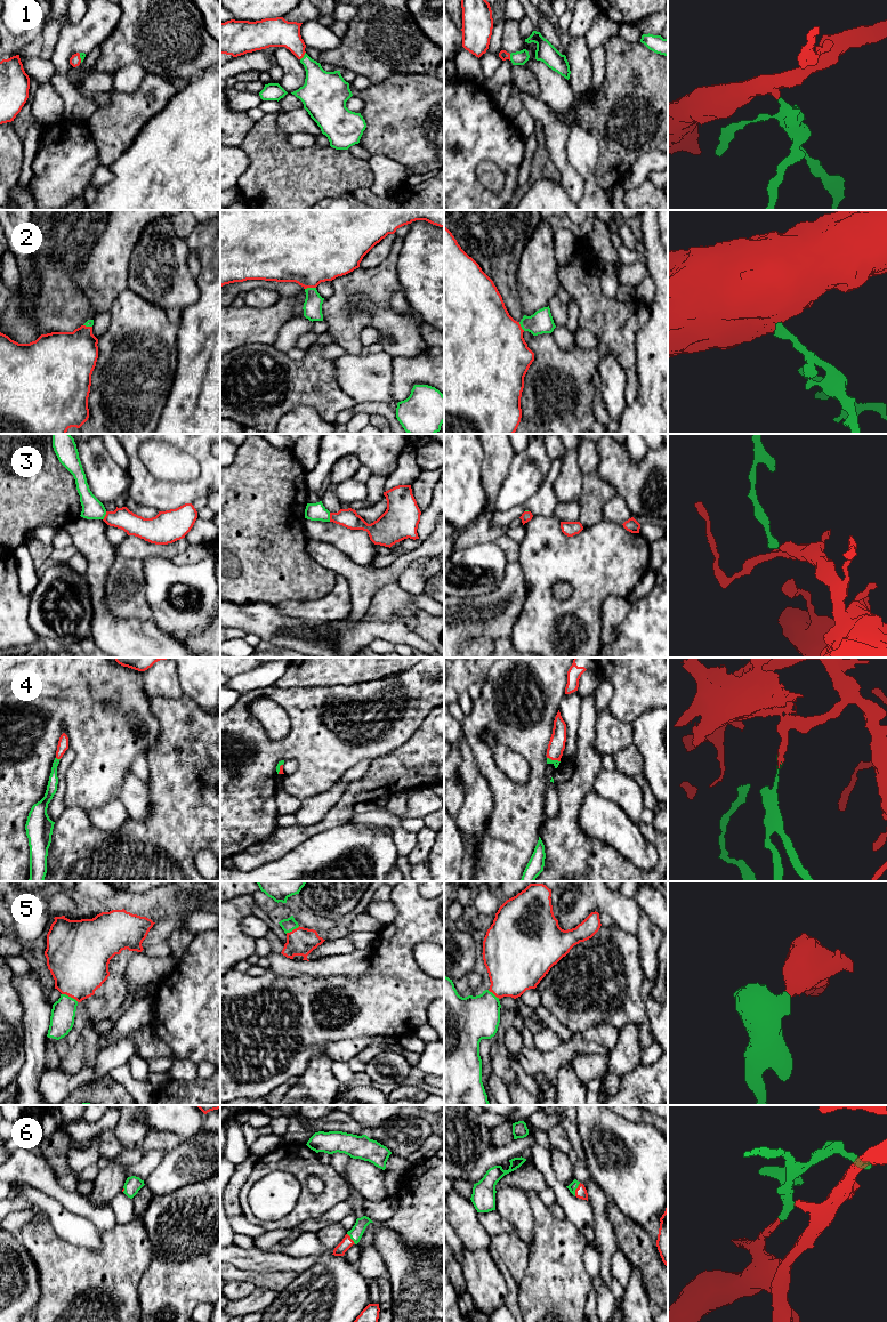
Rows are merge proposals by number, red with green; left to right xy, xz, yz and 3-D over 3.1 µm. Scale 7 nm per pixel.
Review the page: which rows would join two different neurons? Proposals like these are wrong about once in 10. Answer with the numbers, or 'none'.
none

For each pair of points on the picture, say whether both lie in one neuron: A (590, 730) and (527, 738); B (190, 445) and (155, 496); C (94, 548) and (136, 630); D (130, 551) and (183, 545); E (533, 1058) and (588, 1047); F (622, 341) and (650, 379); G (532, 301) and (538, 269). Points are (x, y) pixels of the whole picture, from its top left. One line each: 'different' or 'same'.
A: different
B: same
C: same
D: same
E: same
F: different
G: same

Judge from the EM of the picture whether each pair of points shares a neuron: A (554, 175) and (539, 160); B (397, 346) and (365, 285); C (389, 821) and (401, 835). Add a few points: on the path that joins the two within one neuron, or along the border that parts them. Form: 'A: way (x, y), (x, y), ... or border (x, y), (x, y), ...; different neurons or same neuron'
A: way (550, 171), (542, 163); same neuron
B: border (389, 306), (375, 306), (369, 314), (369, 325); different neurons
C: way (393, 824), (397, 831); same neuron

